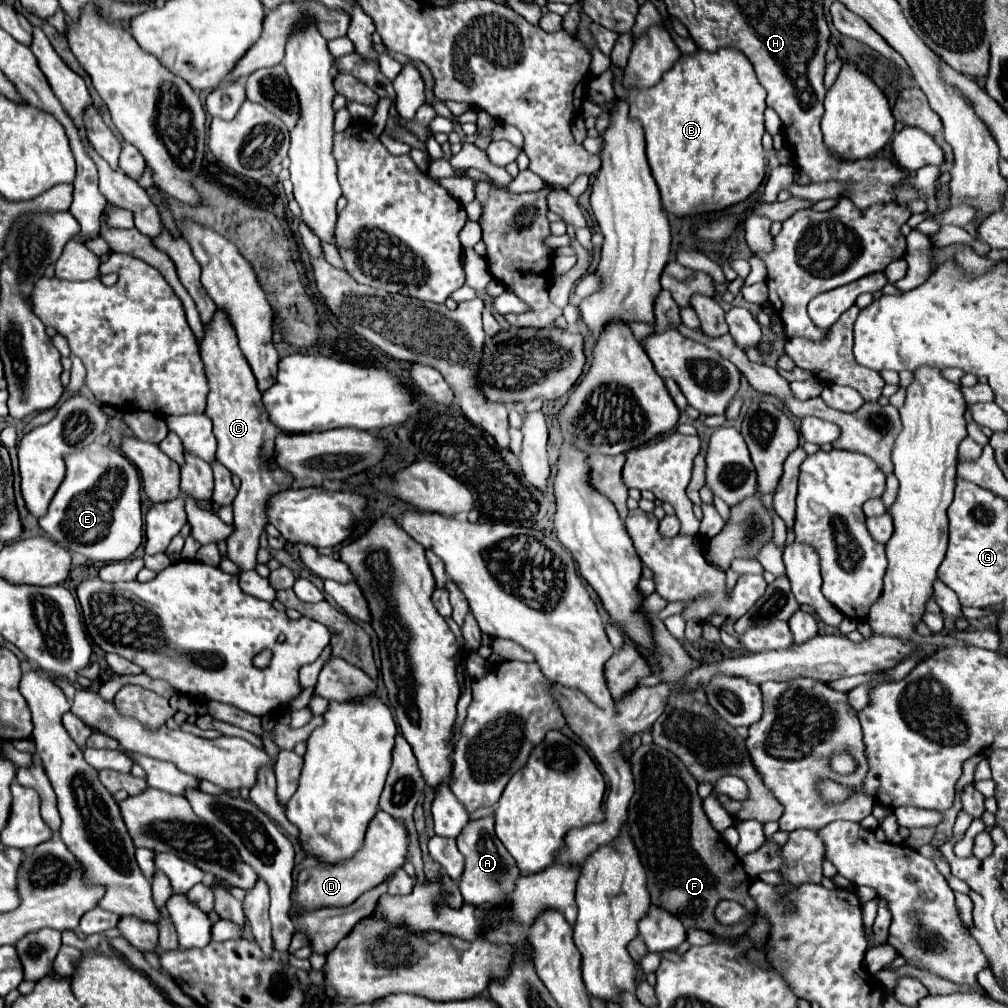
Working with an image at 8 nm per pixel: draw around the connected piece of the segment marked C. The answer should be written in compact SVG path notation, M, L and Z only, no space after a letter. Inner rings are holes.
M216 309L216 317L212 325L204 325L204 337L200 341L200 355L206 367L206 377L210 385L206 415L214 423L214 435L218 439L218 461L228 467L234 475L240 477L242 485L234 499L234 533L226 539L228 559L240 565L242 571L254 569L258 537L264 531L266 521L266 503L268 499L286 489L292 481L288 473L280 469L272 469L274 455L274 439L280 433L268 421L268 415L262 405L262 393L256 389L256 379L252 377L252 369L248 369L248 361L240 353L236 345L236 333L232 333L232 325L228 325L228 317Z

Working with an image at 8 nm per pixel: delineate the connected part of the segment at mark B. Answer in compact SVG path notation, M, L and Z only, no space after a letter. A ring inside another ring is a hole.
M724 47L724 49L718 49L714 53L708 53L704 49L698 49L696 53L692 55L682 55L670 71L666 71L660 79L658 85L654 87L648 87L648 89L625 89L616 79L613 80L613 88L617 97L626 97L628 103L630 103L630 117L638 119L644 127L644 133L646 133L646 157L648 157L648 163L650 163L650 169L652 169L652 175L658 183L658 189L660 189L660 195L662 195L662 205L666 211L674 213L677 217L683 216L702 216L709 213L709 211L724 211L734 205L734 203L740 203L744 201L748 195L752 195L758 185L762 183L764 179L764 149L762 149L762 135L764 135L764 109L766 109L766 93L764 93L764 87L760 85L760 81L756 79L756 73L752 69L752 63L742 55L738 53L738 49L732 49L732 47Z

